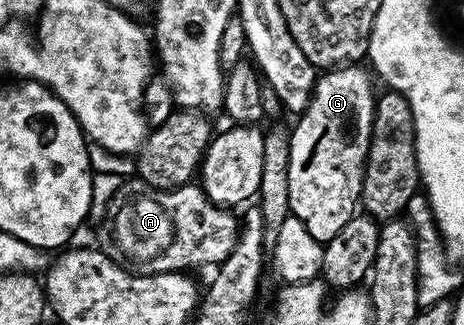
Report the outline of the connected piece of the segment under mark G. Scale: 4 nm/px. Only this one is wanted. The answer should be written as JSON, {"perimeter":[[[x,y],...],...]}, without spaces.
{"perimeter":[[[349,63],[321,72],[308,106],[299,114],[300,122],[290,129],[288,212],[302,219],[306,231],[322,243],[334,239],[349,219],[357,216],[360,205],[378,96],[377,90],[372,90],[373,74],[360,68],[364,67]]]}

